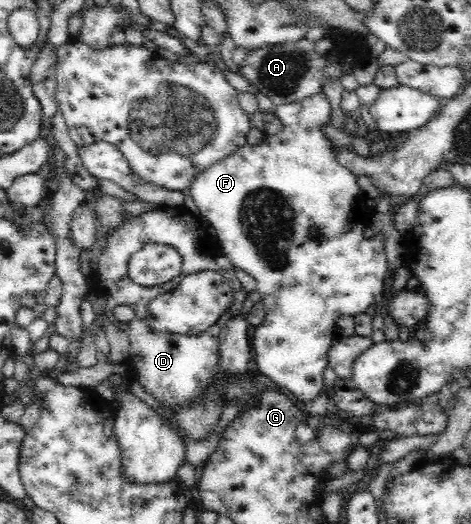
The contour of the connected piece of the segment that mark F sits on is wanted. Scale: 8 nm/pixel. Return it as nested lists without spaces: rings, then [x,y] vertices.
[[[321,93],[305,98],[303,103],[281,105],[275,112],[283,123],[283,130],[279,134],[265,136],[263,141],[256,145],[245,144],[235,154],[212,163],[207,170],[199,173],[189,186],[191,196],[189,205],[202,220],[209,220],[216,232],[215,237],[218,239],[222,254],[229,258],[233,266],[241,268],[245,274],[249,274],[253,280],[256,280],[256,291],[262,296],[262,304],[265,308],[265,320],[259,327],[256,327],[255,336],[253,336],[253,358],[256,359],[259,372],[273,379],[281,388],[285,388],[285,392],[303,409],[325,390],[326,358],[331,345],[338,338],[337,321],[343,316],[355,319],[358,315],[366,314],[369,308],[374,305],[379,306],[385,301],[385,278],[387,278],[389,265],[386,260],[386,251],[383,248],[382,235],[377,234],[371,238],[365,238],[363,235],[365,228],[369,226],[368,219],[373,212],[370,207],[371,198],[357,187],[357,175],[349,172],[345,166],[336,163],[334,157],[336,147],[332,146],[330,140],[321,134],[320,128],[330,122],[331,108],[325,95]]]

